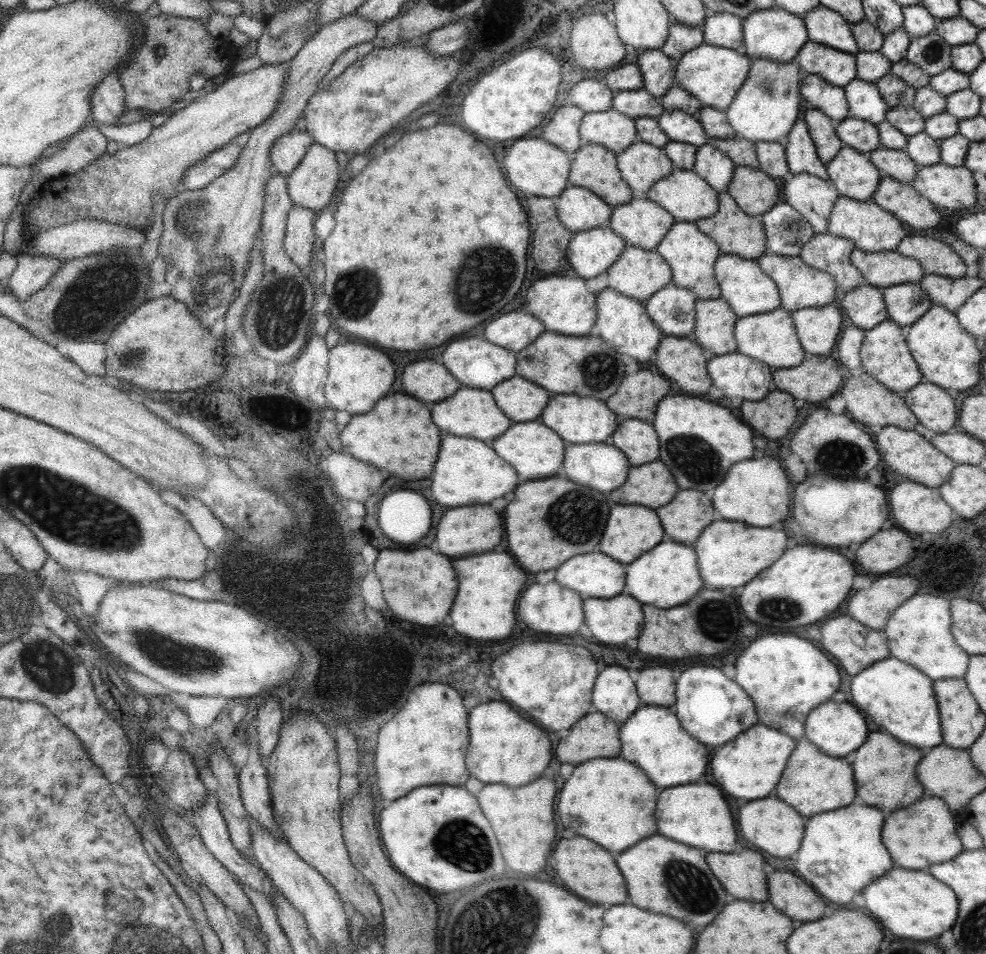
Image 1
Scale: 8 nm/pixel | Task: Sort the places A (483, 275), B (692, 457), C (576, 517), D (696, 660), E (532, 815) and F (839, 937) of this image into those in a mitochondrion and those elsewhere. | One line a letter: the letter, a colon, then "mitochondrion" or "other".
A: mitochondrion
B: mitochondrion
C: mitochondrion
D: other
E: other
F: other

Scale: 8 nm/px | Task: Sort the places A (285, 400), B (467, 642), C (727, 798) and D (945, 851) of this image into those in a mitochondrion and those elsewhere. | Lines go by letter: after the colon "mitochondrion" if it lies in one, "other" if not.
A: other
B: other
C: other
D: other

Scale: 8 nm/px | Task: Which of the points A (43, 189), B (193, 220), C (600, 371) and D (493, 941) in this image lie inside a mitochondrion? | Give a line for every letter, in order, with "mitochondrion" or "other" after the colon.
A: other
B: mitochondrion
C: mitochondrion
D: mitochondrion

